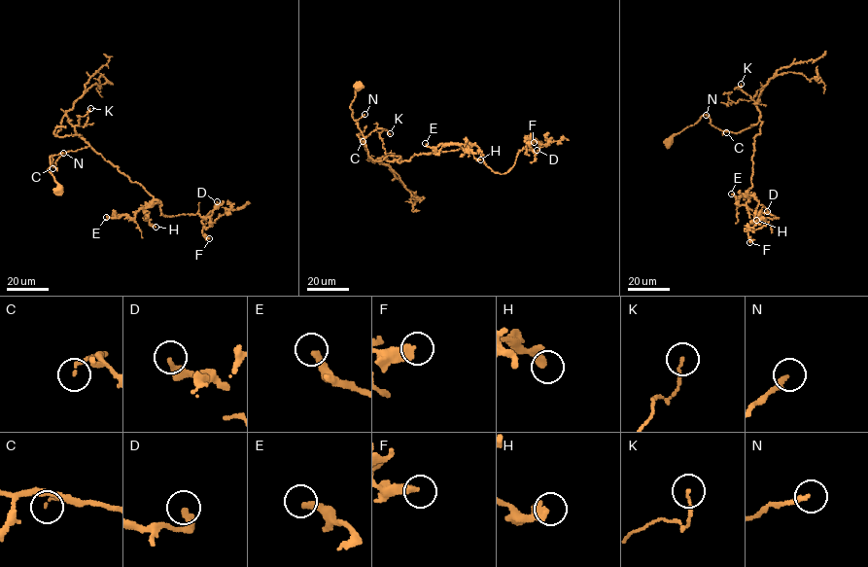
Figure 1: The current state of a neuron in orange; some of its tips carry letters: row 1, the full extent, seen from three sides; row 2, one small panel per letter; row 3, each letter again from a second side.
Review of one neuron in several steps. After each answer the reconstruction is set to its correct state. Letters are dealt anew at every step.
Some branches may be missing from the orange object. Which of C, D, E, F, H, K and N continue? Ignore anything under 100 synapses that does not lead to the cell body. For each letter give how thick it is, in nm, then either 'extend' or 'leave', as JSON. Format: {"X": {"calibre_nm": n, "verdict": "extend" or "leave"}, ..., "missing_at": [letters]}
{"C": {"calibre_nm": 90, "verdict": "leave"}, "D": {"calibre_nm": 260, "verdict": "leave"}, "E": {"calibre_nm": 300, "verdict": "leave"}, "F": {"calibre_nm": 400, "verdict": "leave"}, "H": {"calibre_nm": 360, "verdict": "leave"}, "K": {"calibre_nm": 100, "verdict": "leave"}, "N": {"calibre_nm": 200, "verdict": "leave"}, "missing_at": []}

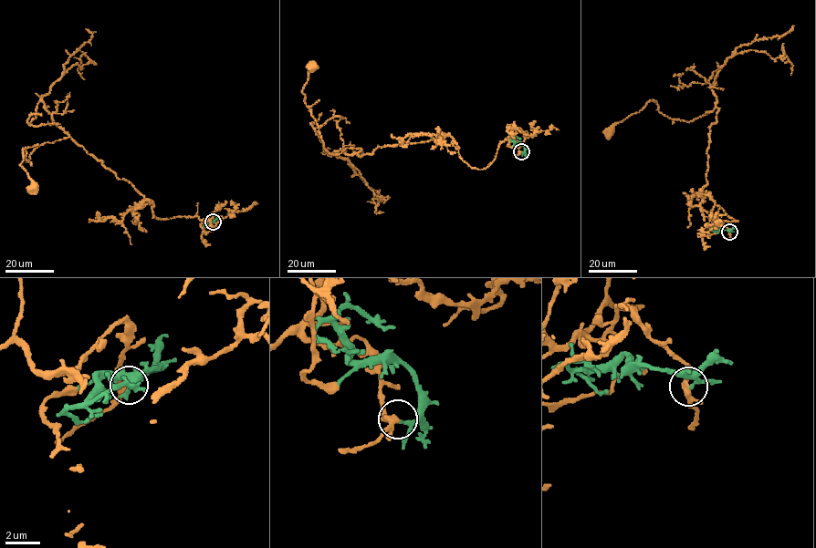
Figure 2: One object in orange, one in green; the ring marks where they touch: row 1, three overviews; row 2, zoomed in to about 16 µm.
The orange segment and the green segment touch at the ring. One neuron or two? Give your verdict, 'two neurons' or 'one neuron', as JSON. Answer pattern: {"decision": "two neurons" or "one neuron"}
{"decision": "two neurons"}

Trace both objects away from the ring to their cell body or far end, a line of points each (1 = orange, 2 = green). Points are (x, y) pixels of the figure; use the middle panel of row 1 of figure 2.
1: (521, 151), (506, 139), (478, 170), (449, 136), (360, 156), (360, 148), (330, 154), (302, 92), (312, 66)
2: (521, 151), (524, 151), (523, 145), (515, 143), (512, 138), (520, 139)

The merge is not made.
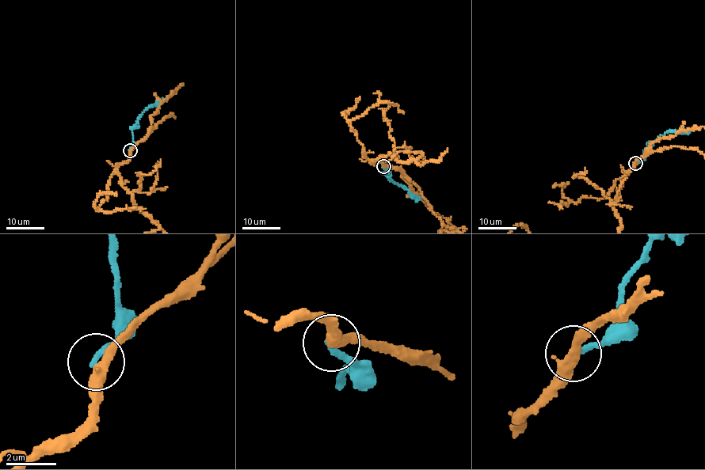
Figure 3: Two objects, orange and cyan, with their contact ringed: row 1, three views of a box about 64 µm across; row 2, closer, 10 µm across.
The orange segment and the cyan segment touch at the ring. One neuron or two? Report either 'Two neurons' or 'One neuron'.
Two neurons

